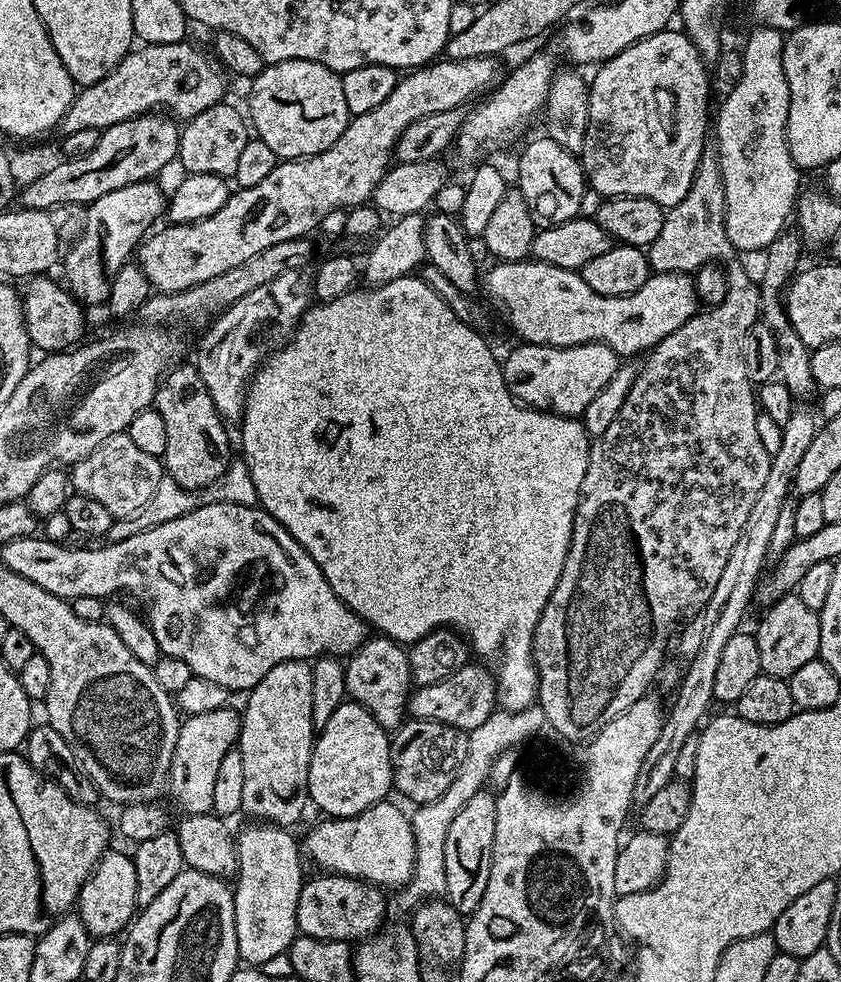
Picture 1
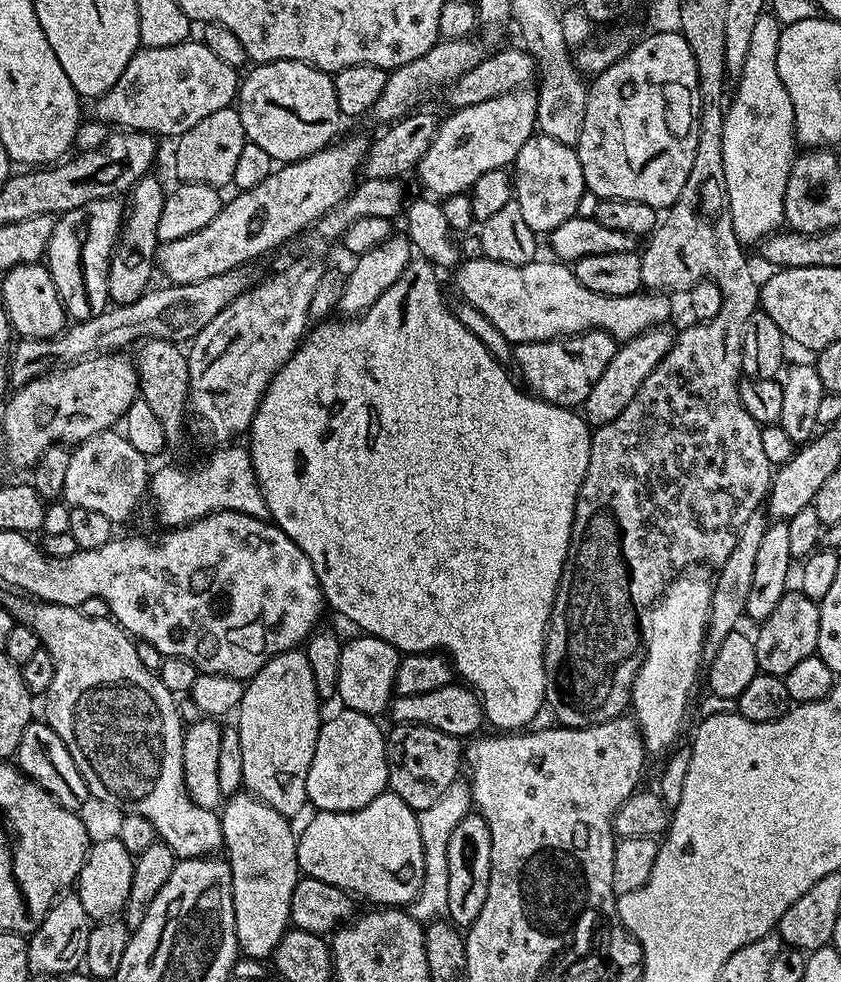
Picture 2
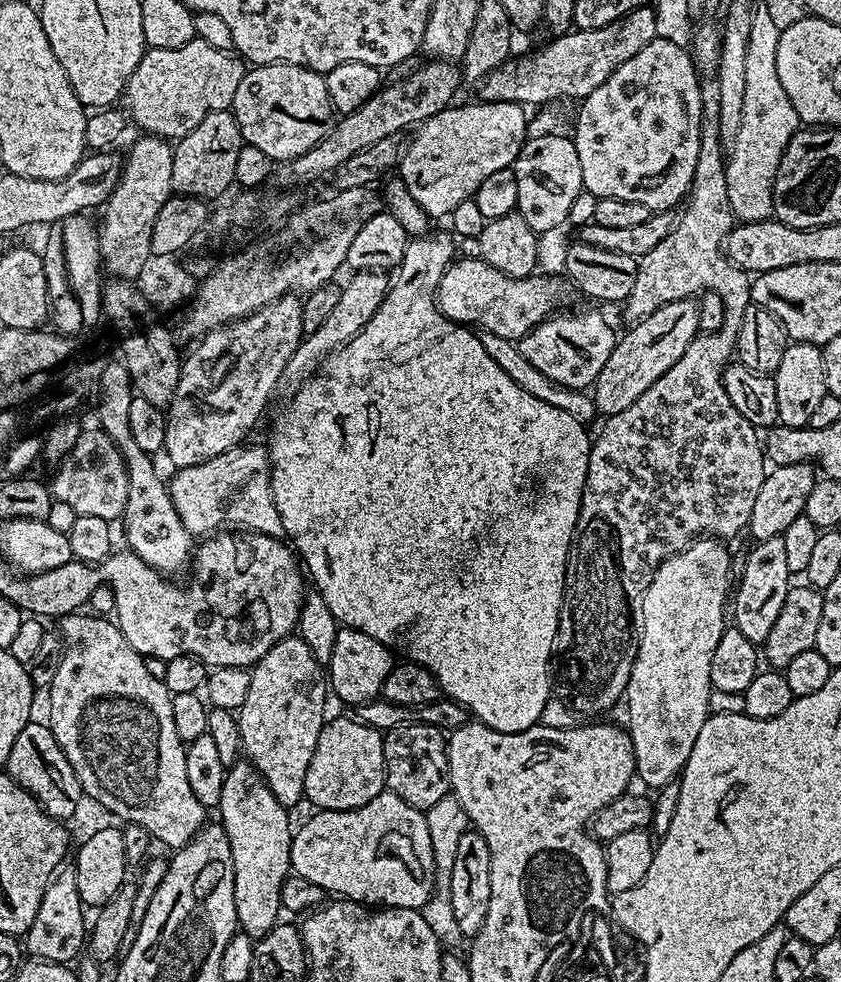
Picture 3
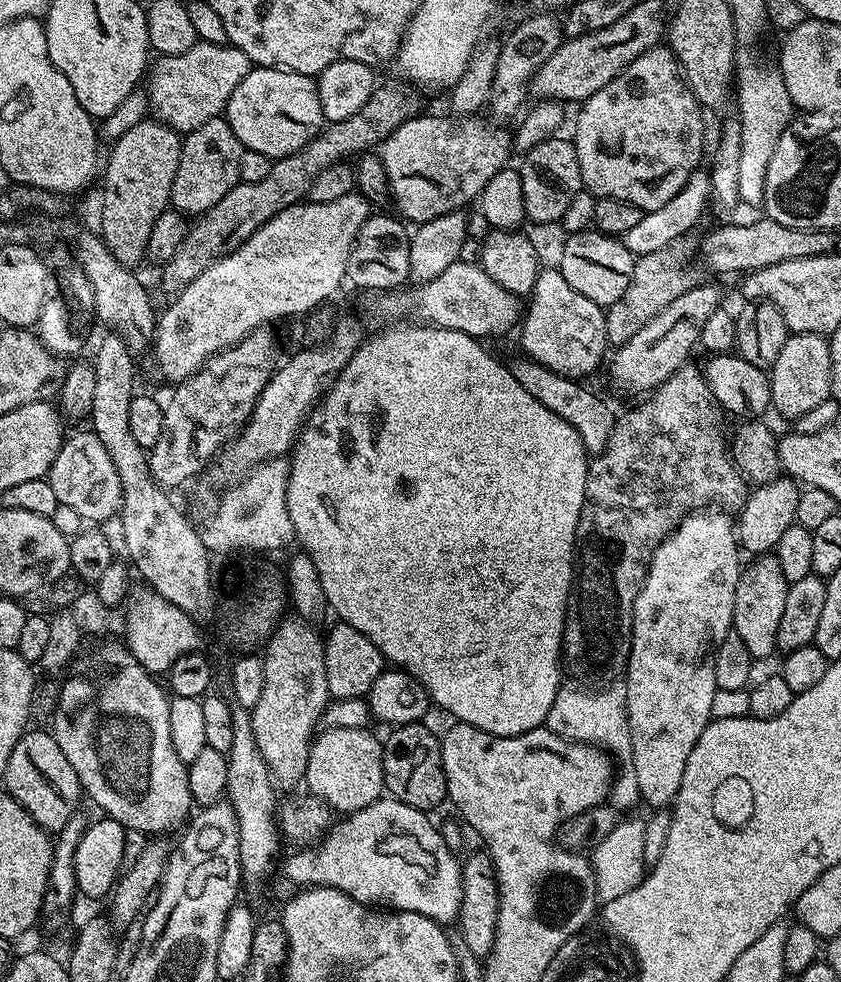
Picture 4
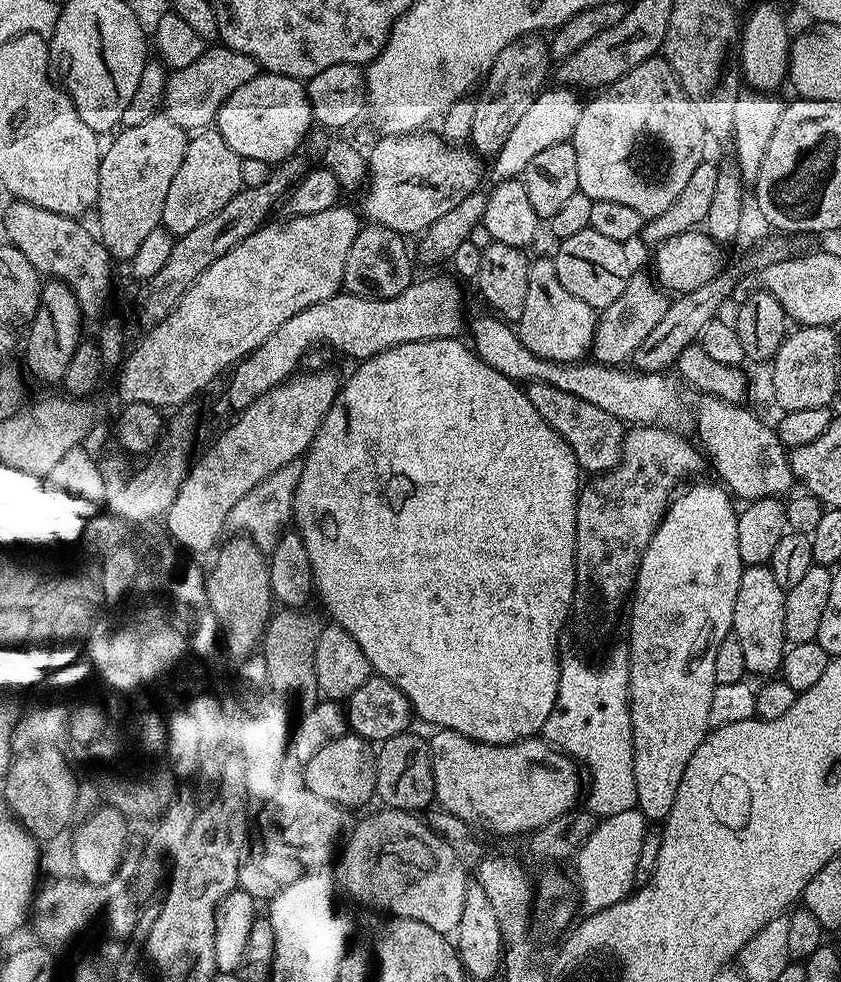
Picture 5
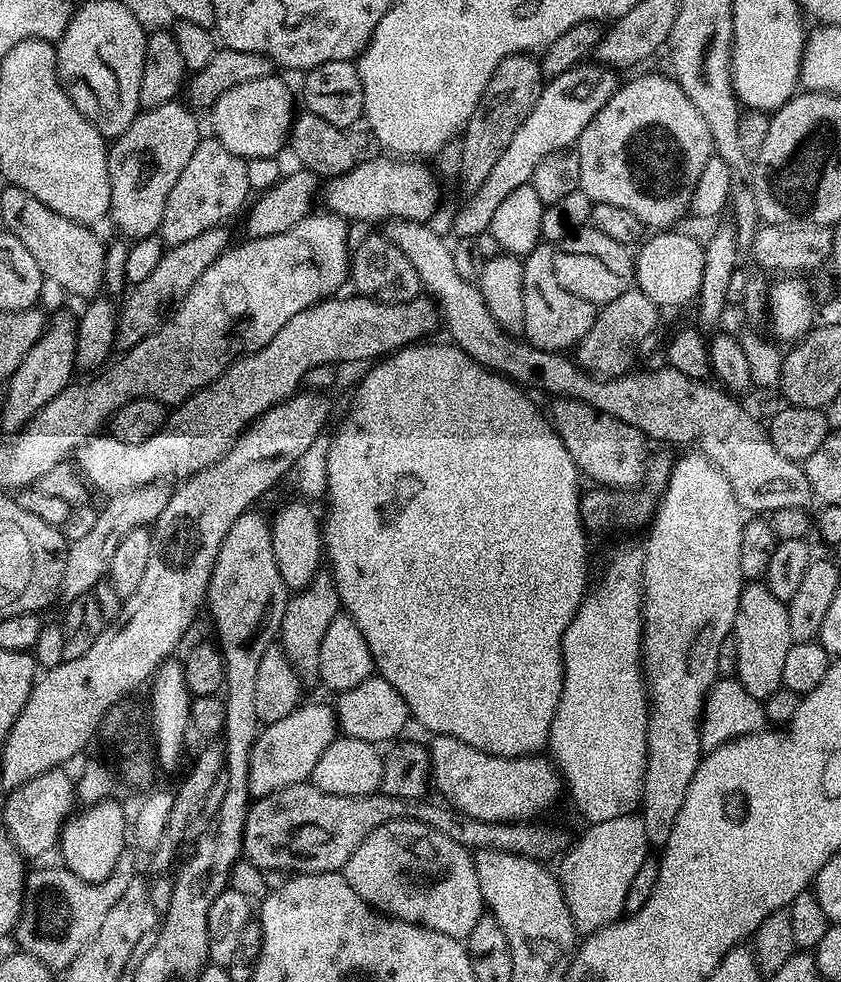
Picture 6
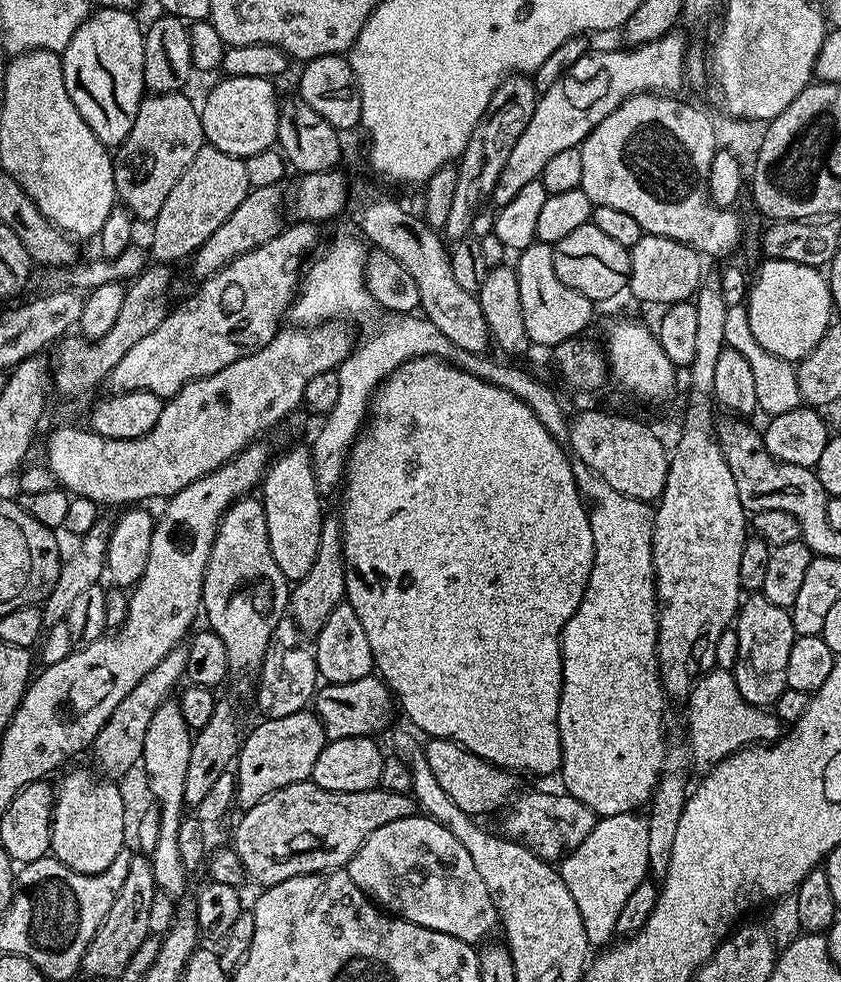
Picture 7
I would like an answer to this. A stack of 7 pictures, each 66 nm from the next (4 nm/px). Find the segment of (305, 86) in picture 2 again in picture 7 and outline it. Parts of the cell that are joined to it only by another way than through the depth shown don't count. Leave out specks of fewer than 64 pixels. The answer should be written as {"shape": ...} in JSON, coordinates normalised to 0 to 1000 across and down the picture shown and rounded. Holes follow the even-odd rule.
{"shape":[[[266,77],[253,88],[237,107],[238,123],[244,144],[264,157],[294,161],[312,157],[312,153],[329,146],[334,99],[328,99],[329,87],[316,79]]]}

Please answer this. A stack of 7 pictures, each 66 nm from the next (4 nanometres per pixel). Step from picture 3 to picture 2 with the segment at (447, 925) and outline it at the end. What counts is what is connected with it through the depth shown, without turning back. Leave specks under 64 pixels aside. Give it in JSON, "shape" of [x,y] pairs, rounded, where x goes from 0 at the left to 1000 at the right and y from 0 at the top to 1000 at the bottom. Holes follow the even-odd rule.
{"shape":[[[543,792],[527,807],[516,821],[496,828],[498,848],[502,852],[504,894],[495,915],[488,922],[488,932],[501,939],[518,939],[533,928],[535,919],[535,877],[533,862],[537,847],[562,824],[561,803],[555,793]]]}

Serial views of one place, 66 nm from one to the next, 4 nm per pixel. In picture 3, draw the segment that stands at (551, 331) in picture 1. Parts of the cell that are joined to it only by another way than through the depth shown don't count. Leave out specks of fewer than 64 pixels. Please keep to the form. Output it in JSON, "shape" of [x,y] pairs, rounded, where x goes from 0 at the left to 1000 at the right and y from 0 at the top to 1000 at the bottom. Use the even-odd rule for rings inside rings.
{"shape":[[[542,263],[526,279],[526,287],[518,291],[518,310],[523,313],[523,319],[541,330],[565,332],[593,344],[616,348],[658,321],[671,301],[659,282],[642,280],[606,283],[573,264]]]}

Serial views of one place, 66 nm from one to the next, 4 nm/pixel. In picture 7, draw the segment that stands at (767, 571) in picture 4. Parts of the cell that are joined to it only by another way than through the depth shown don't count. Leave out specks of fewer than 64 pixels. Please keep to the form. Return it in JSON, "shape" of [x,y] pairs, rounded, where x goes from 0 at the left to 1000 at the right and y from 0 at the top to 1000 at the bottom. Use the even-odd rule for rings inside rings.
{"shape":[[[894,605],[881,614],[873,633],[878,646],[878,670],[870,681],[879,706],[899,720],[922,718],[927,707],[936,701],[935,679],[939,661],[945,652],[941,624],[920,617],[906,605]]]}

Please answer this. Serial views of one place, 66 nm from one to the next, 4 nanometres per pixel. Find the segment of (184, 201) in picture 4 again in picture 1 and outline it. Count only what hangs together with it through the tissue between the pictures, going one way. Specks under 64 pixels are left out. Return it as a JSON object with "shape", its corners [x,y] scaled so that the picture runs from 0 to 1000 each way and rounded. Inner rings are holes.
{"shape":[[[263,104],[250,108],[250,112],[240,112],[240,116],[235,116],[215,129],[212,167],[219,170],[220,176],[279,180],[283,173],[283,161],[297,142],[297,130],[293,125],[291,115],[287,111],[285,115],[278,107],[271,105]]]}

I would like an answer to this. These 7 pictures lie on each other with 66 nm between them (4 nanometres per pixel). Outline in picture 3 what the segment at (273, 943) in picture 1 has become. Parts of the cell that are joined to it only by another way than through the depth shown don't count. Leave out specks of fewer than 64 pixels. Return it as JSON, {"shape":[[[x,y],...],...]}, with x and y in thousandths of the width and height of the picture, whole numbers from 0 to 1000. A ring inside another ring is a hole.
{"shape":[[[284,774],[268,785],[263,812],[257,822],[262,838],[269,845],[270,856],[273,857],[275,873],[278,877],[278,923],[281,924],[281,940],[284,948],[298,955],[315,953],[334,936],[333,911],[338,897],[347,888],[347,840],[344,826],[335,822],[329,813],[315,798],[310,788],[294,774]]]}

